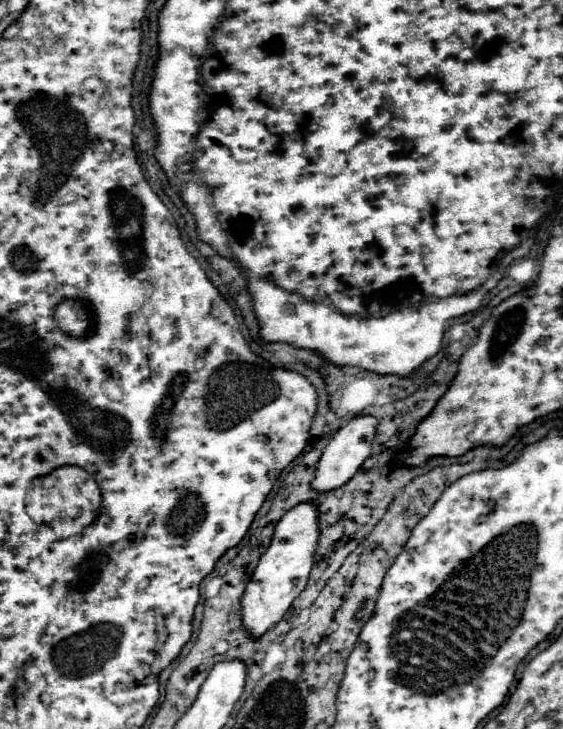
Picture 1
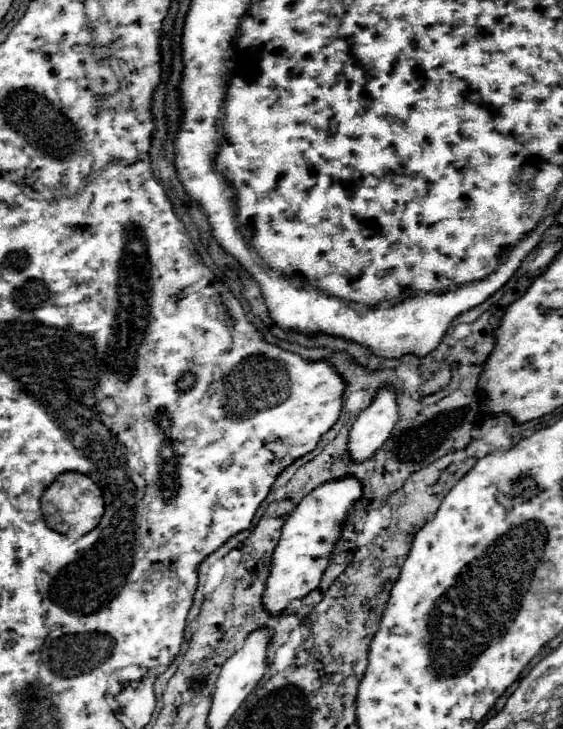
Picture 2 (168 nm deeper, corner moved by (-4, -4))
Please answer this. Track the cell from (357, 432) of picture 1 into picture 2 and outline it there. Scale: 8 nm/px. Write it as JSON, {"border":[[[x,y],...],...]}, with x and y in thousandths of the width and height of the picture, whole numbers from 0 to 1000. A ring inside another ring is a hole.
{"border":[[[682,528],[664,542],[657,558],[650,558],[629,578],[618,599],[618,619],[629,632],[661,627],[675,610],[693,599],[707,578],[703,536],[696,528]]]}

